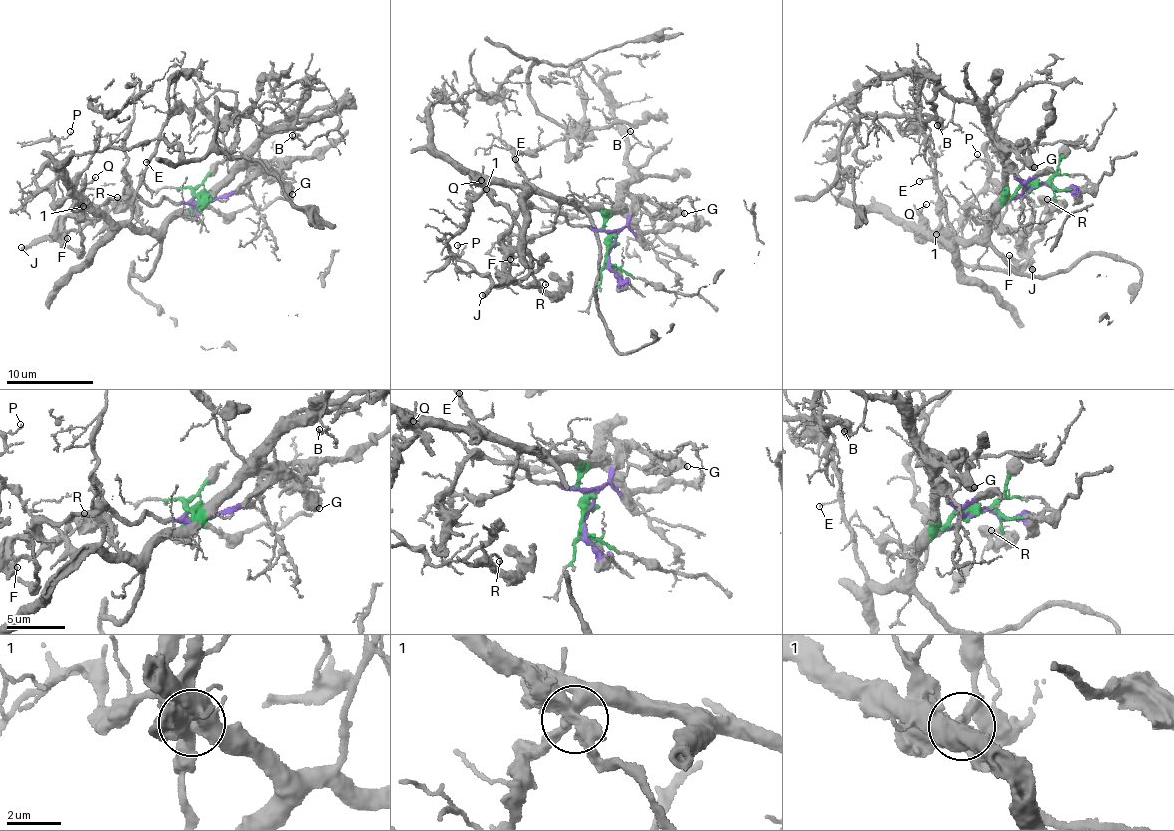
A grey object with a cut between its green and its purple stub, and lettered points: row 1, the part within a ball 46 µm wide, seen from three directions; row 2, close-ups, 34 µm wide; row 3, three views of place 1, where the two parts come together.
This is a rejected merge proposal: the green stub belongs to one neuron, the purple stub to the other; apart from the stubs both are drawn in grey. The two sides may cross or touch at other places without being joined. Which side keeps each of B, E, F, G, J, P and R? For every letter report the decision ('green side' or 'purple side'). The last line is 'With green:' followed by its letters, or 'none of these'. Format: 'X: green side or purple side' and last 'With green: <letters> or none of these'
B: green side
E: green side
F: purple side
G: purple side
J: purple side
P: green side
R: purple side
With green: B, E, P

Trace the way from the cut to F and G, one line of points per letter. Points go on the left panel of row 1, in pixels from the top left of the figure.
F: (200, 198), (152, 205), (123, 193), (104, 203), (87, 203), (62, 220), (61, 242), (67, 237)
G: (200, 198), (230, 196), (260, 173), (276, 172), (288, 184), (292, 195)

